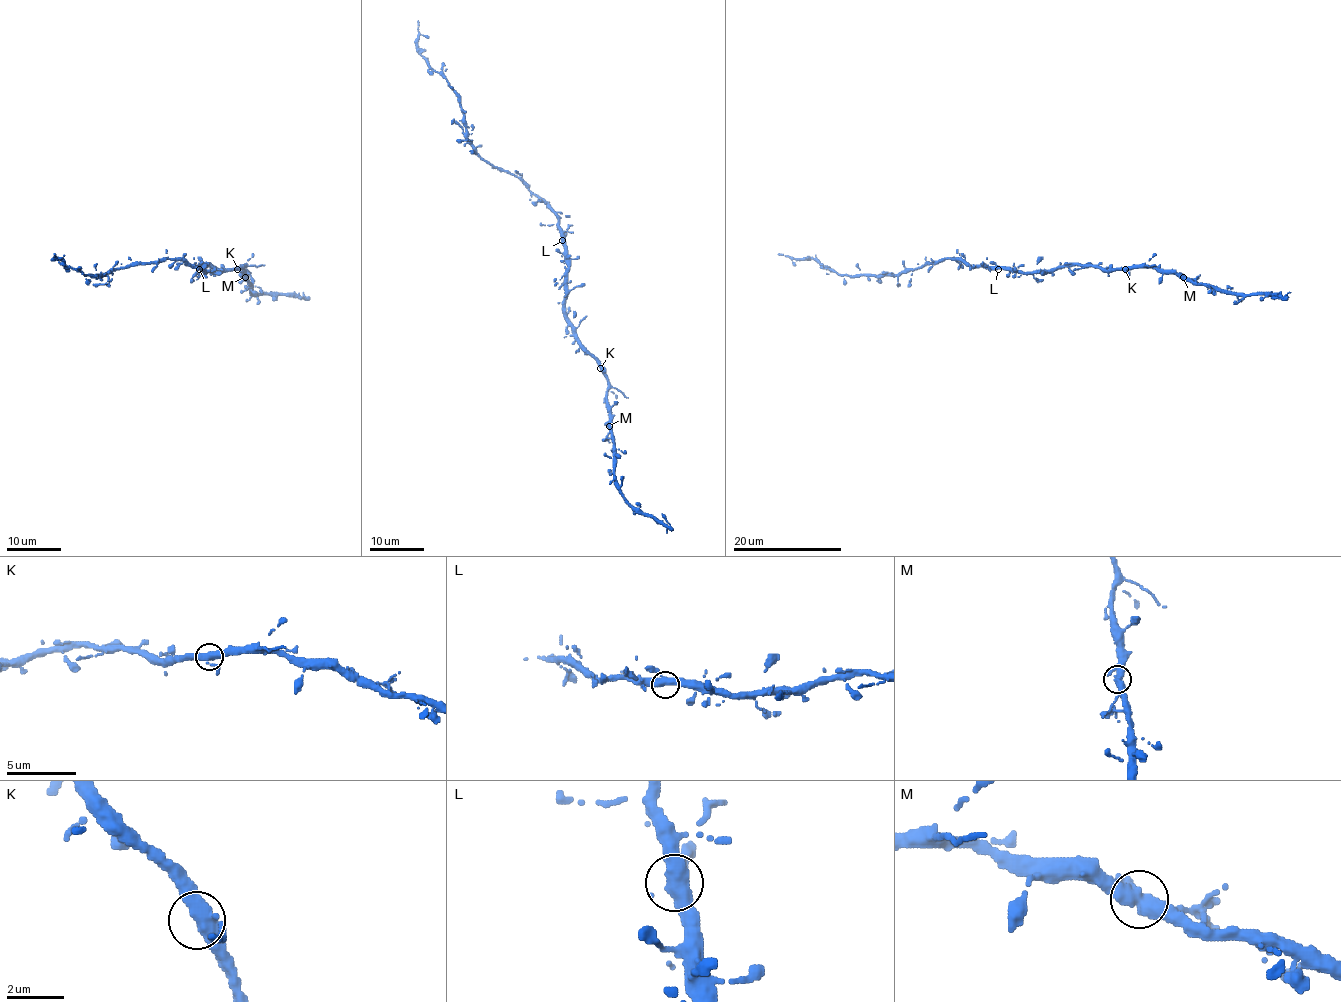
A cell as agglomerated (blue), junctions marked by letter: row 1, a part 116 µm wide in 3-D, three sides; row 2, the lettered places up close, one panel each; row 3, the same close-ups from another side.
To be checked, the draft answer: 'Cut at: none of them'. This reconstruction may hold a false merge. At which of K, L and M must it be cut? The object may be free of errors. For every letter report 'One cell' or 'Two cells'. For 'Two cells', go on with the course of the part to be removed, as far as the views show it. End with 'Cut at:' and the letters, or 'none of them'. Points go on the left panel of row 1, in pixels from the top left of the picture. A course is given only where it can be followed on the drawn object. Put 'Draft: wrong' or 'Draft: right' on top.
Draft: right
K: One cell
L: One cell
M: One cell
Cut at: none of them

